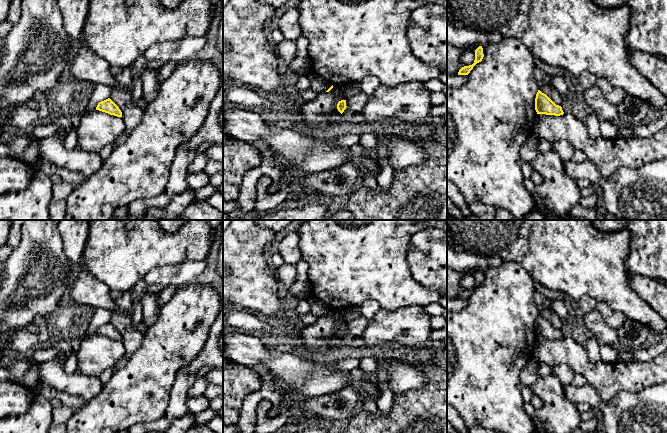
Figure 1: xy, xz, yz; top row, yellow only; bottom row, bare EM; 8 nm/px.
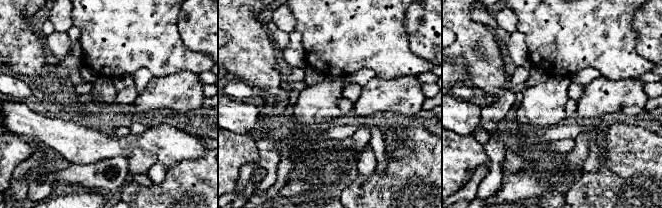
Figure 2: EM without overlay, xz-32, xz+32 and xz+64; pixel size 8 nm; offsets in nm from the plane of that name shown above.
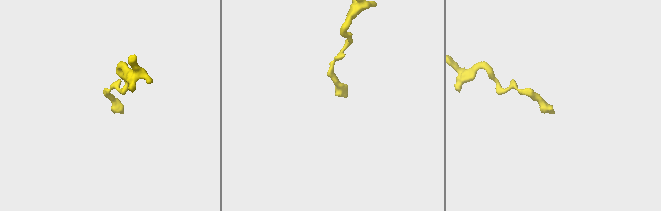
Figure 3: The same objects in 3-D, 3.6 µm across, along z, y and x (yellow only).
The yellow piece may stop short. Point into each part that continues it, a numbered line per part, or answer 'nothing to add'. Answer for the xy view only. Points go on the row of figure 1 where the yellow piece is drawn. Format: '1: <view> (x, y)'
nothing to add

